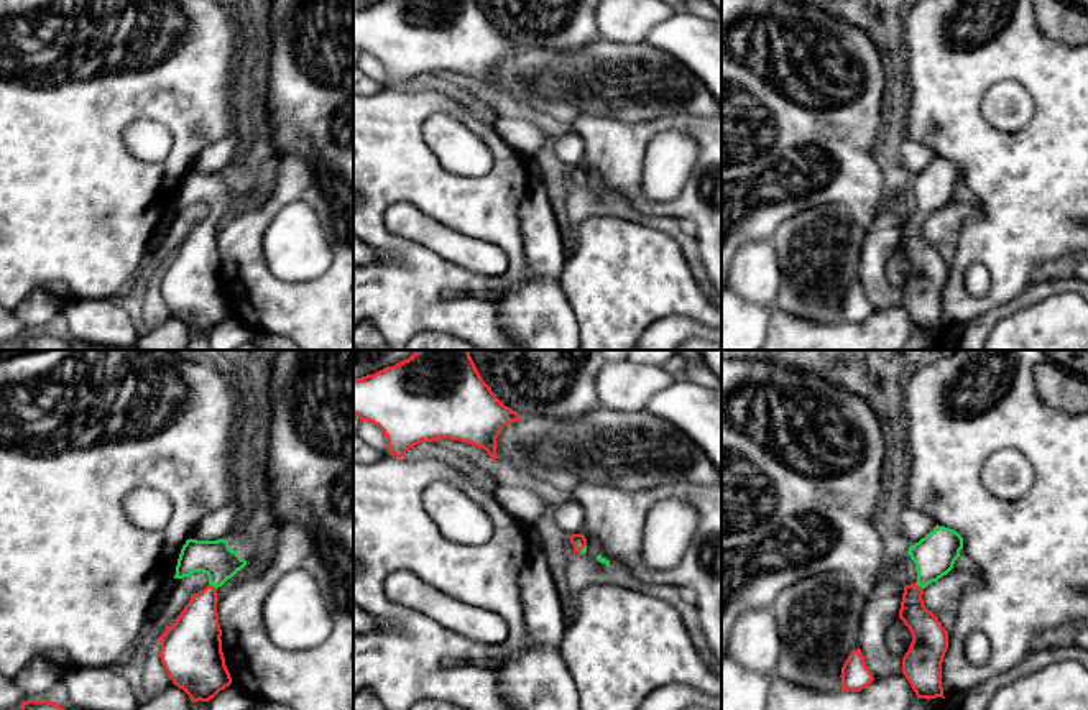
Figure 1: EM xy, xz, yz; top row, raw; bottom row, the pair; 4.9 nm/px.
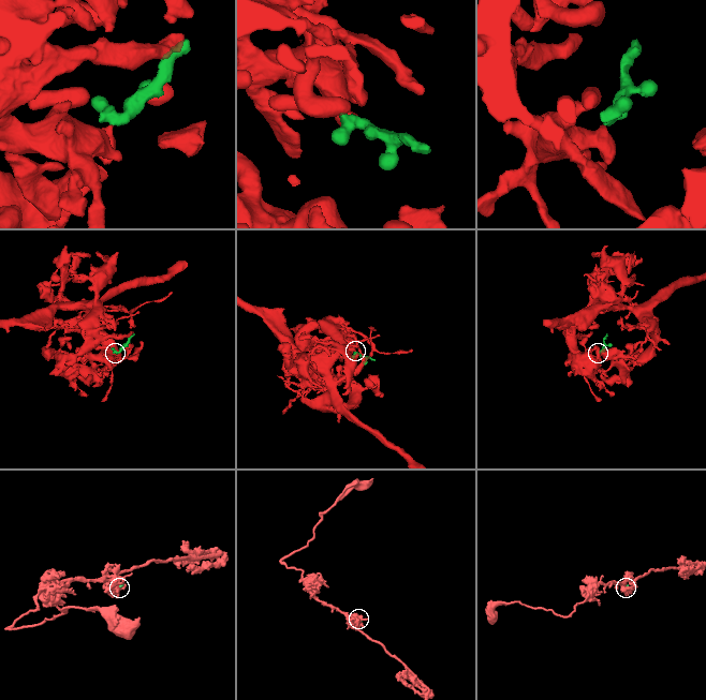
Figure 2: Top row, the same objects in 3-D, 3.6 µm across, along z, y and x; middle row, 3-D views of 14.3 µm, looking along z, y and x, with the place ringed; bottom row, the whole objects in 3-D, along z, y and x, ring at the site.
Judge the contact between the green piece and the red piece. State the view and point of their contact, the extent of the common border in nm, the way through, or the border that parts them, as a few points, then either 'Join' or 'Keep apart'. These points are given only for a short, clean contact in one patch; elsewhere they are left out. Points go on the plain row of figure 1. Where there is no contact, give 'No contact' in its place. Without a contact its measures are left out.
Touches green at xy (212, 217). Shared border 50 nm. Path across: xy (214, 189), (212, 217), (202, 237), (196, 265). Join

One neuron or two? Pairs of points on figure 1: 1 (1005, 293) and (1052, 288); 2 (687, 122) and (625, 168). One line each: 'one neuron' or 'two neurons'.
1: two neurons
2: one neuron

